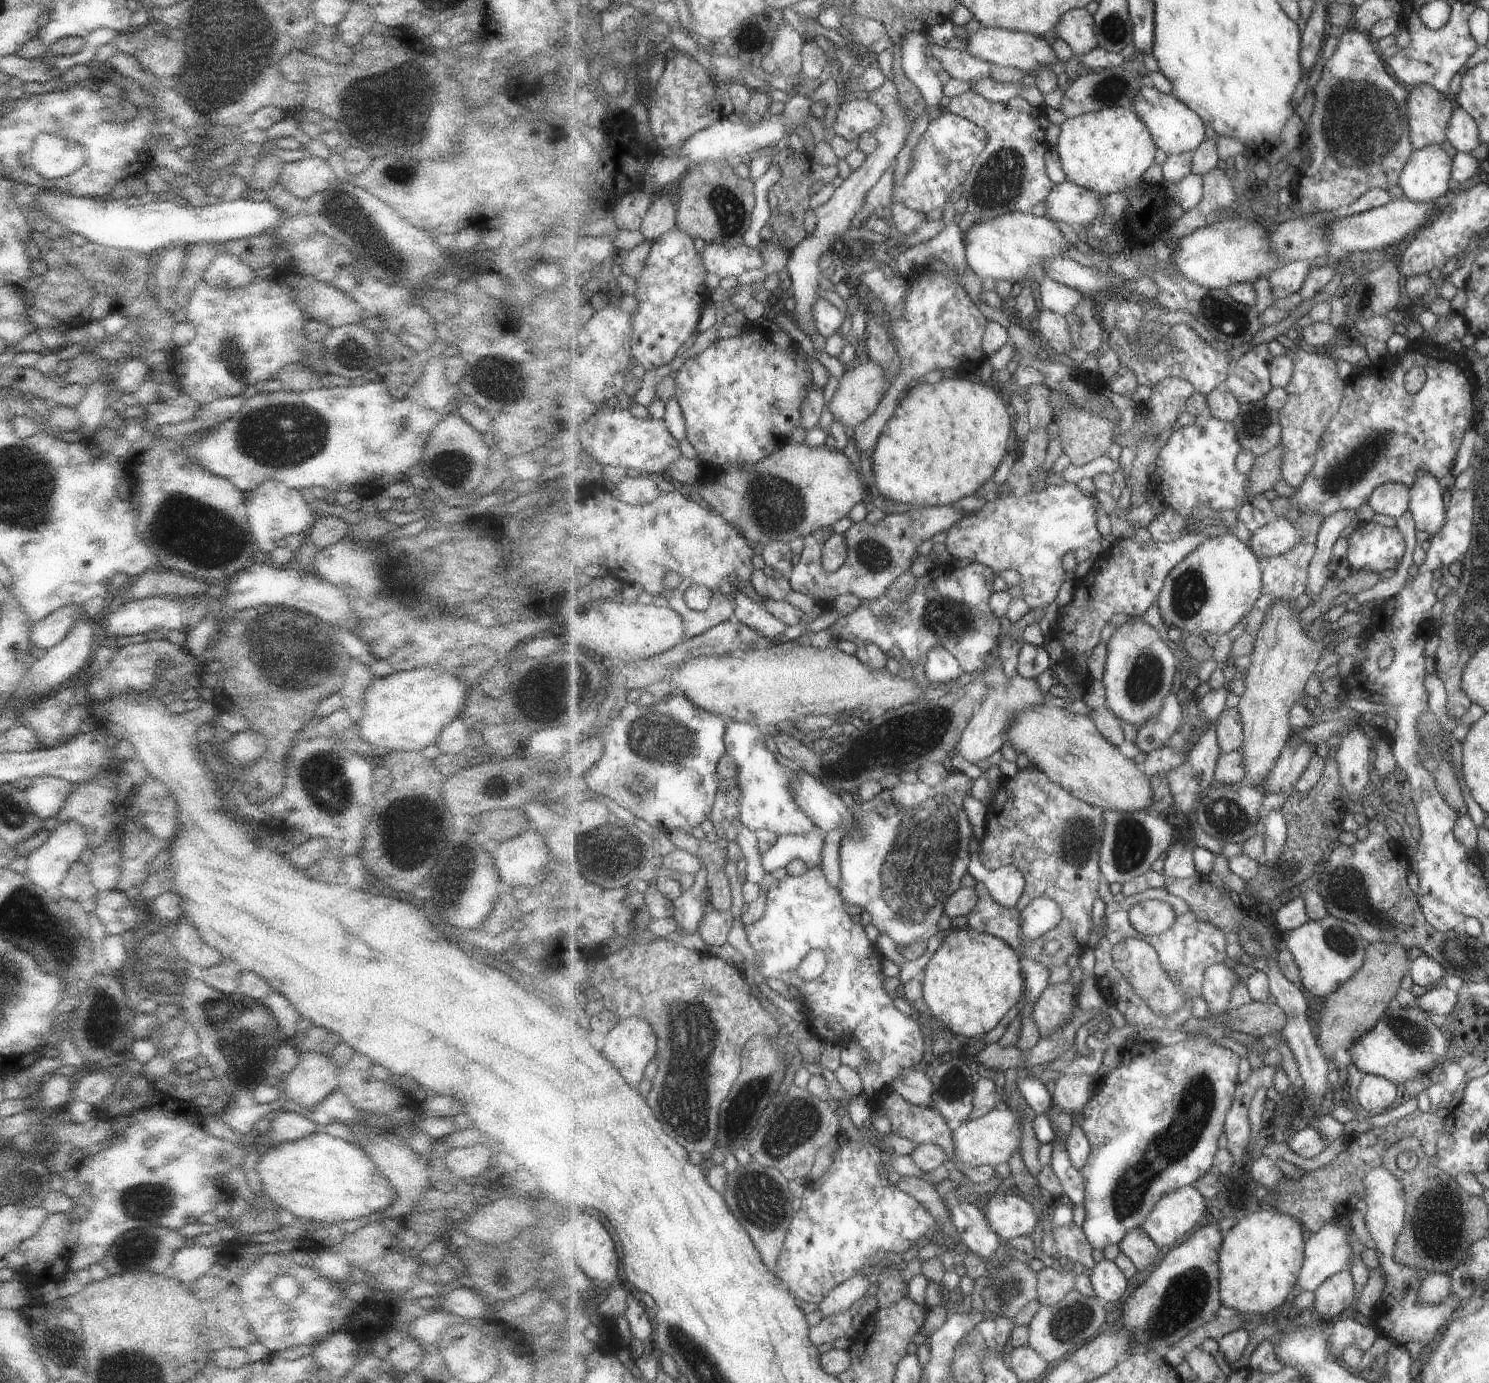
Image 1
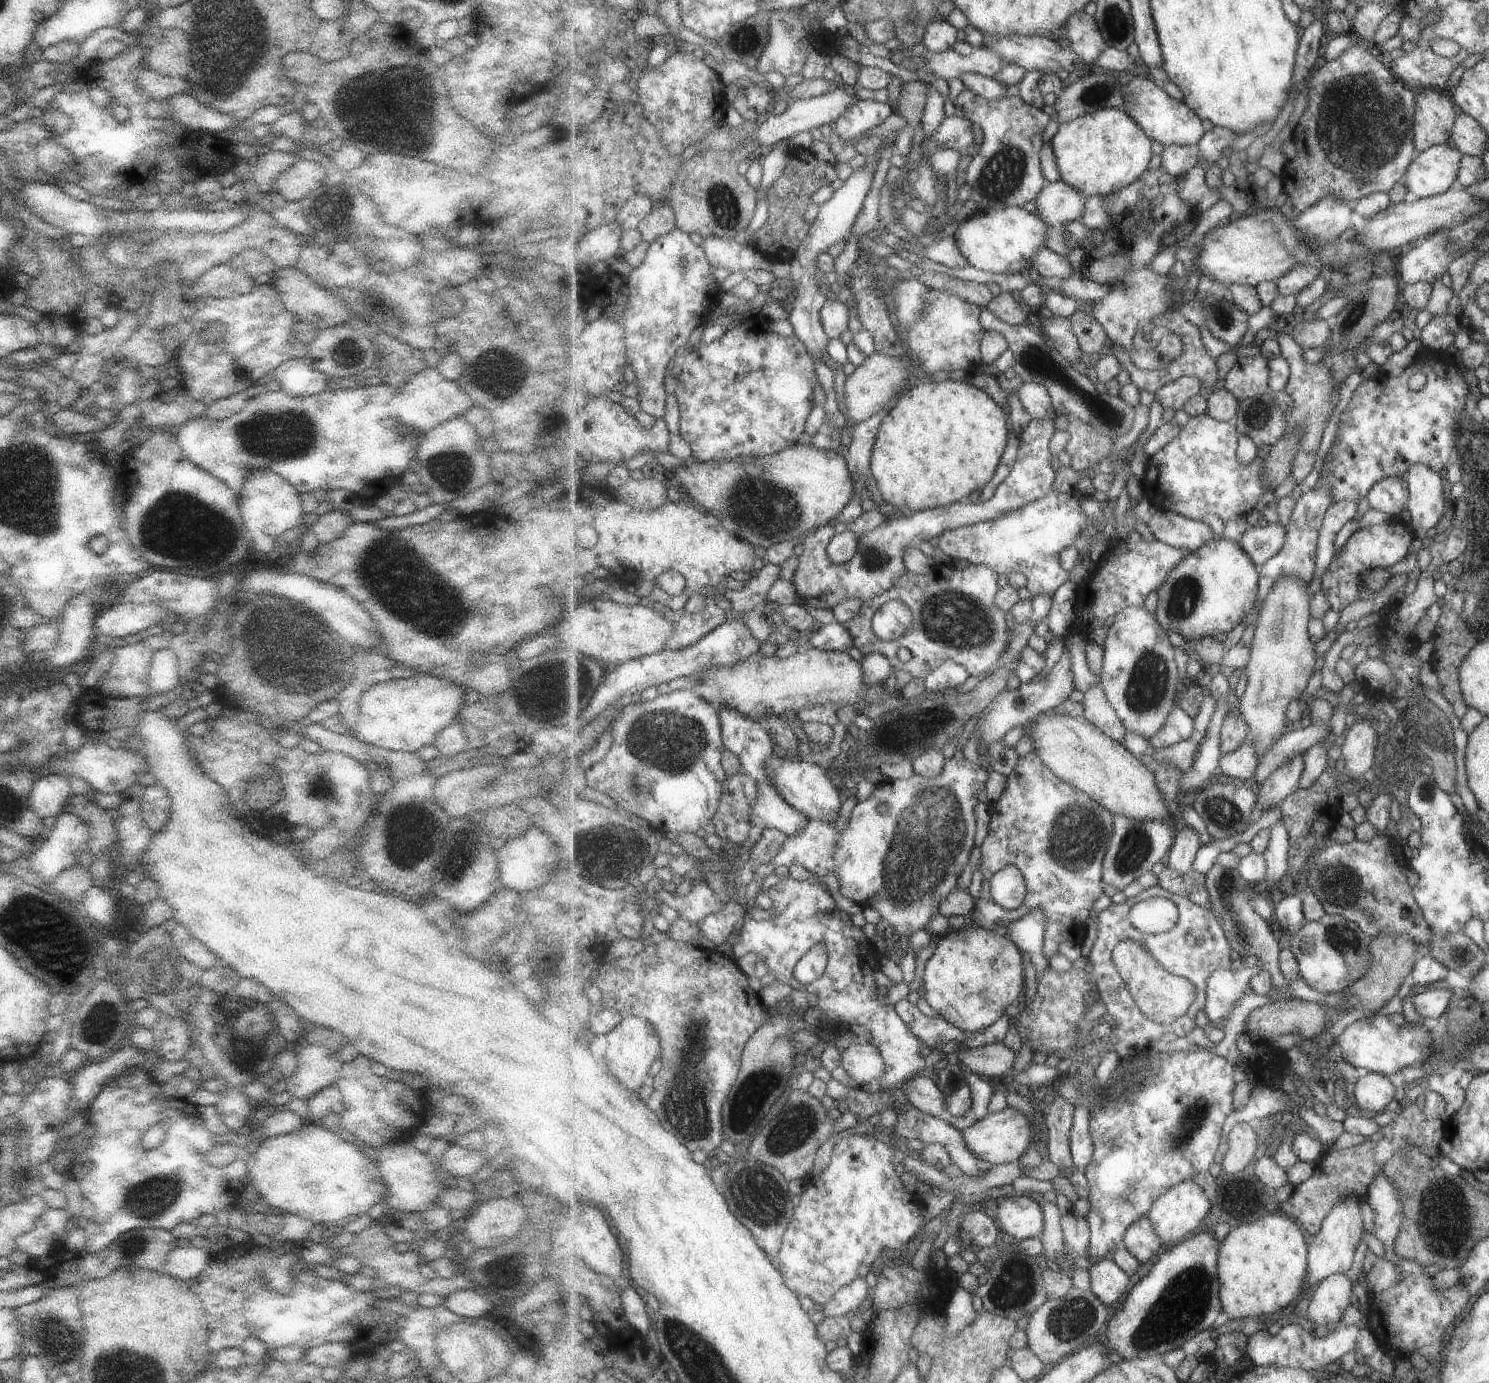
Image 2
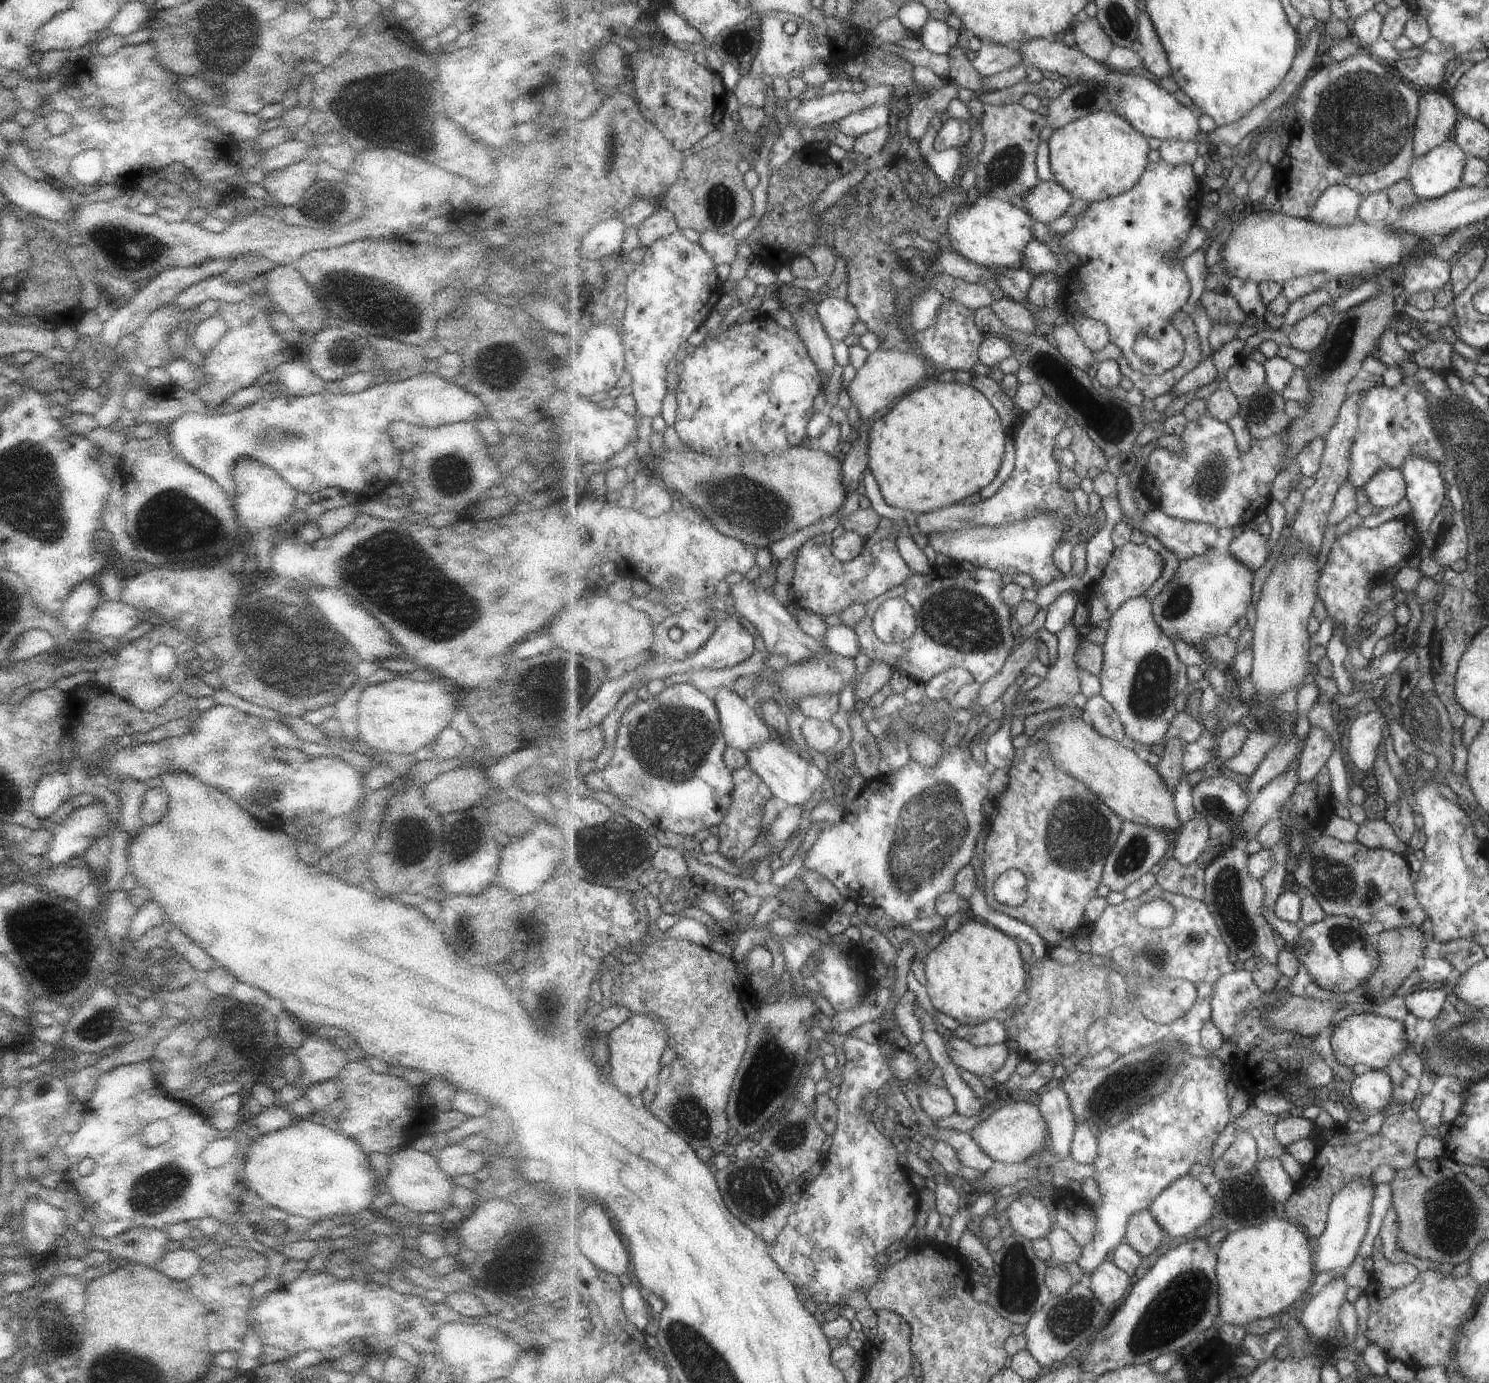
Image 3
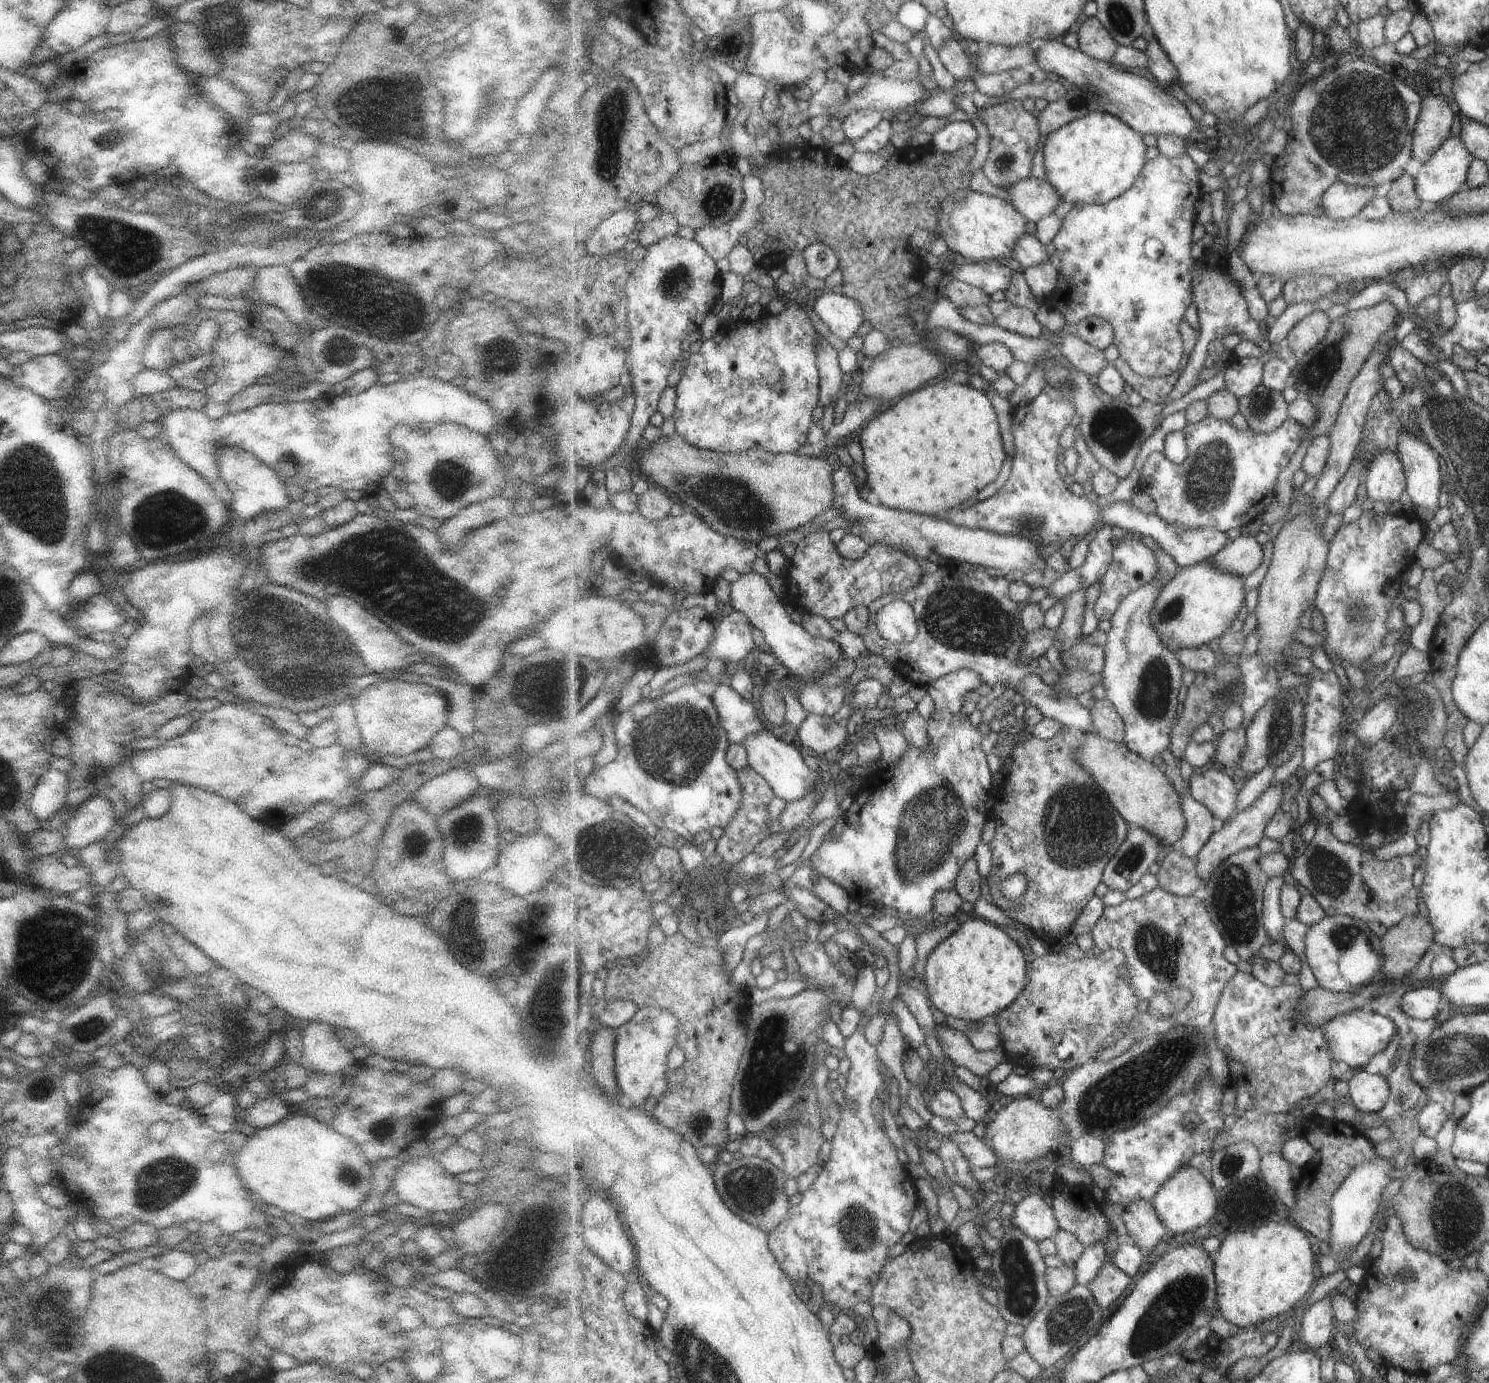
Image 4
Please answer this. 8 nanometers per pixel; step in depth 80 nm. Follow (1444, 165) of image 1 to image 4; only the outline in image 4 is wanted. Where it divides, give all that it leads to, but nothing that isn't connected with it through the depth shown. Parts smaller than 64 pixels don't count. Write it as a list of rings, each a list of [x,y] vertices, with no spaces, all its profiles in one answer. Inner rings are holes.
[[[1459,133],[1445,141],[1416,174],[1416,189],[1420,199],[1443,204],[1463,190],[1473,159]]]

